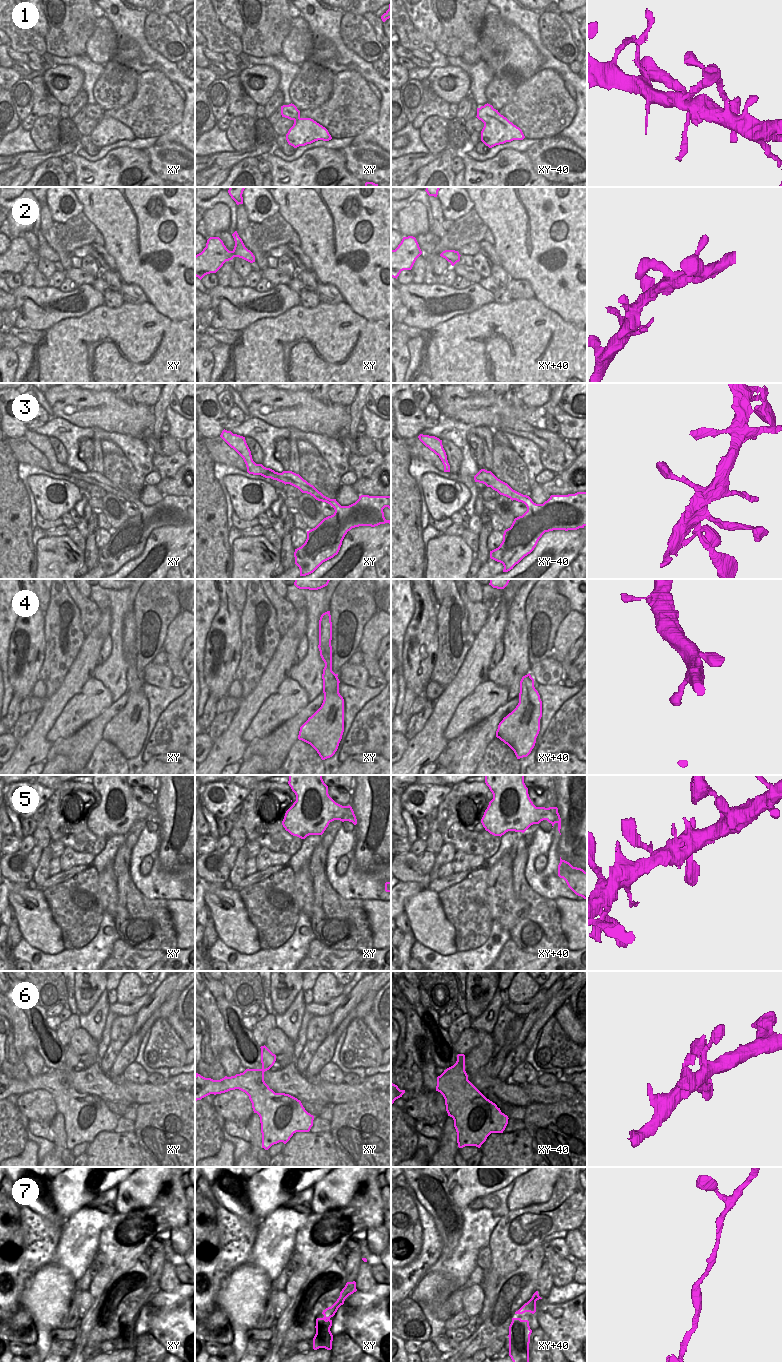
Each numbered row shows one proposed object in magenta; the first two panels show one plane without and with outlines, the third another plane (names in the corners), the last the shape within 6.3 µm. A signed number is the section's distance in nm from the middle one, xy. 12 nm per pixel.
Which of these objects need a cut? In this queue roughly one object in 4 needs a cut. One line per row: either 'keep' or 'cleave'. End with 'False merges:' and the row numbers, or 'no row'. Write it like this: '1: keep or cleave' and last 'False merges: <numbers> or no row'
1: keep
2: keep
3: keep
4: keep
5: keep
6: keep
7: keep
False merges: no row

